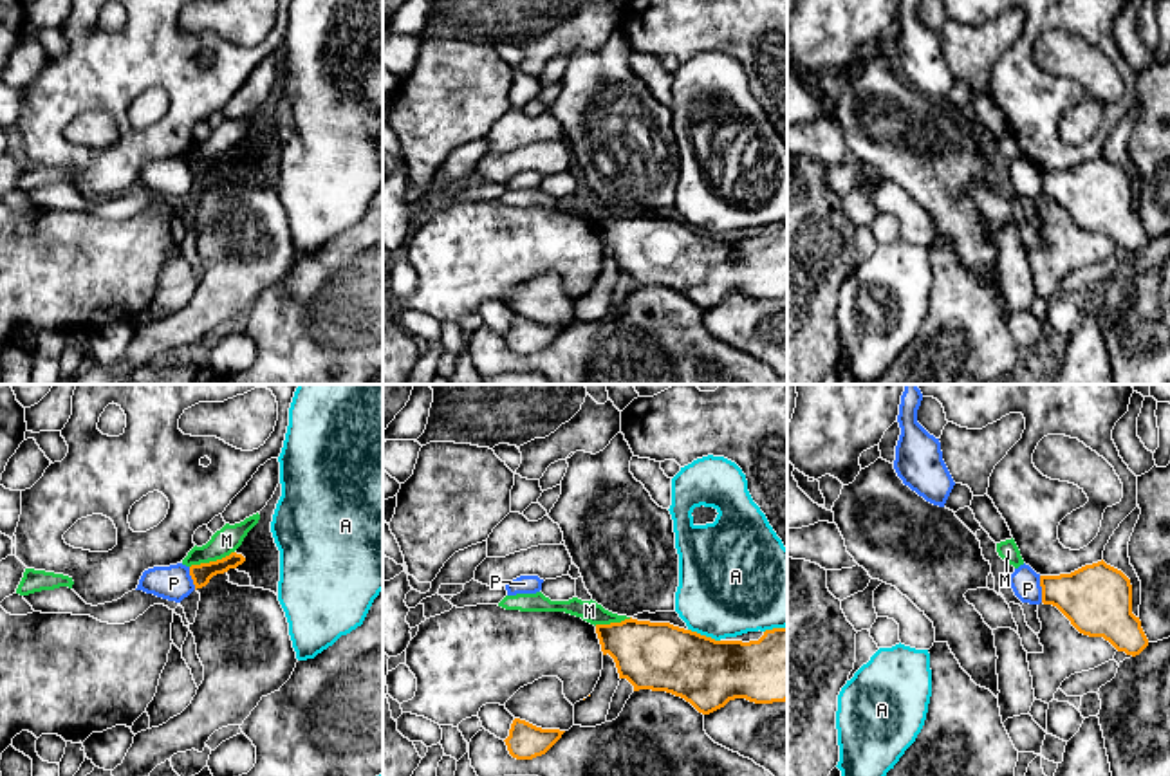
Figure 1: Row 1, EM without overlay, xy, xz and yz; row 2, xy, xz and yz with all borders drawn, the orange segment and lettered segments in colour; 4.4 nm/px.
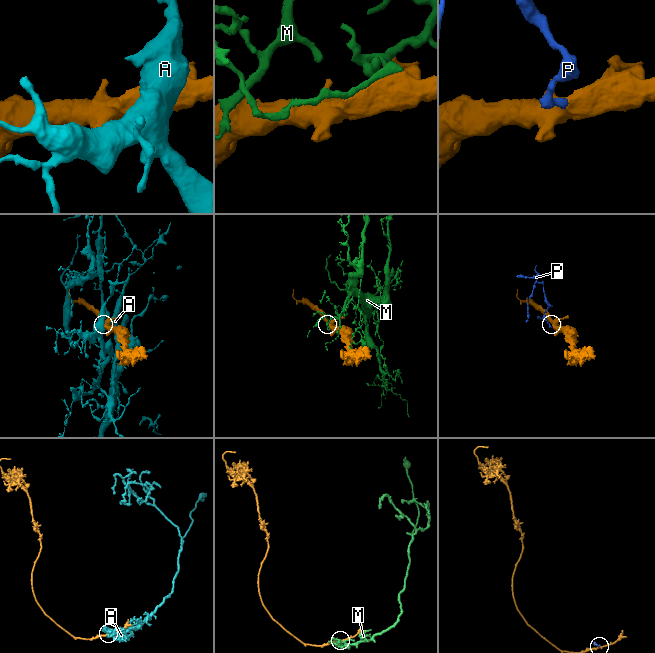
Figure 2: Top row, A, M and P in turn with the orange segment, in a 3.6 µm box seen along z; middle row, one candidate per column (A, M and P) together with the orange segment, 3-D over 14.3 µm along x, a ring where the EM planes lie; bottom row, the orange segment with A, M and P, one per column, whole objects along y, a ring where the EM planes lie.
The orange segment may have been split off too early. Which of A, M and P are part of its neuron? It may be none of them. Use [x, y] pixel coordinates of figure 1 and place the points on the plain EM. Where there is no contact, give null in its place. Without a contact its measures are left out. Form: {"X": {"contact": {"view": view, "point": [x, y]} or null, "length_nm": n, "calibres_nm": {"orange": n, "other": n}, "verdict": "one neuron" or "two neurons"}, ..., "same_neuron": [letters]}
{"A": {"contact": {"view": "xz", "point": [705, 231]}, "length_nm": 160, "calibres_nm": {"orange": 300, "other": 440}, "verdict": "two neurons"}, "M": {"contact": {"view": "xy", "point": [212, 157]}, "length_nm": 220, "calibres_nm": {"orange": 90, "other": 120}, "verdict": "two neurons"}, "P": {"contact": {"view": "yz", "point": [1042, 184]}, "length_nm": 120, "calibres_nm": {"orange": 300, "other": 130}, "verdict": "two neurons"}, "same_neuron": []}

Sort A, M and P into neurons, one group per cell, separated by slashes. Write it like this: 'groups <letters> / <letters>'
groups A P / M

